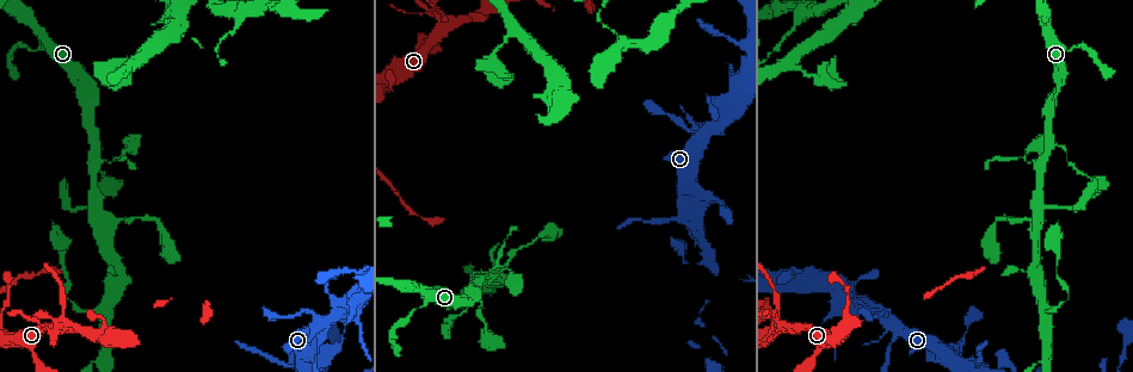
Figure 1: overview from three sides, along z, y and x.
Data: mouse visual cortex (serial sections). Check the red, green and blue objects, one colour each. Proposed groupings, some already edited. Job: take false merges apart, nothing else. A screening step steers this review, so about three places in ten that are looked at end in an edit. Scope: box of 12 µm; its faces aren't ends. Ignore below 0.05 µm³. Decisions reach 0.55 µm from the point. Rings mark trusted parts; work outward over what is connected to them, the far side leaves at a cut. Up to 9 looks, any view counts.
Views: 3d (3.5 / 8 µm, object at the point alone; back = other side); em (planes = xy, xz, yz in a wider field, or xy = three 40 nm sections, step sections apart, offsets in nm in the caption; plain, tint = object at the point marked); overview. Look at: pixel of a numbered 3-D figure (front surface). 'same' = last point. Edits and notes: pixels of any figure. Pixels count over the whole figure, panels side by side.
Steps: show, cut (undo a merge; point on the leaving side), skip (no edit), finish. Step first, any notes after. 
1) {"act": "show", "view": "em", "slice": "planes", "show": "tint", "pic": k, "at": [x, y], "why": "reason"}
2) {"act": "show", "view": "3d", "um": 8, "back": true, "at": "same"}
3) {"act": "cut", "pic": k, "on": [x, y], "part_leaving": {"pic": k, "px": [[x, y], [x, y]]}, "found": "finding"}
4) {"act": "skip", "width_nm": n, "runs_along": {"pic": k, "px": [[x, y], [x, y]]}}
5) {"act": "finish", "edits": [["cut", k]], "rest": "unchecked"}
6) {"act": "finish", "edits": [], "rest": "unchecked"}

{"act": "show", "view": "3d", "um": 8, "pic": 1, "at": [700, 135]}

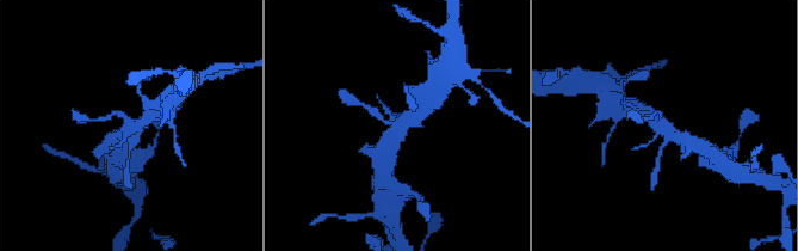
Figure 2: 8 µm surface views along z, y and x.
{"act": "show", "view": "3d", "um": 3.5, "pic": 2, "at": [132, 127]}

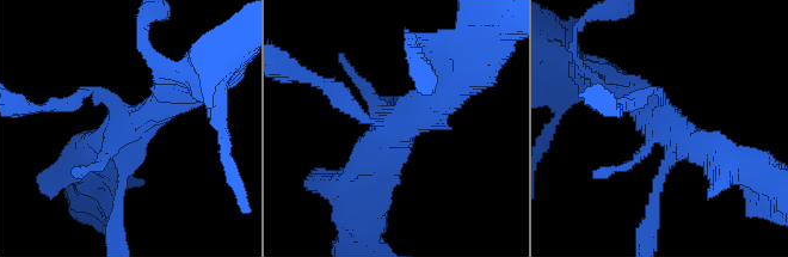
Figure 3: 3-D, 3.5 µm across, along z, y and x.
{"act": "show", "view": "em", "slice": "xy", "step": 5, "show": "tint", "pic": 3, "at": [130, 122], "why": "shape alone is not enough"}

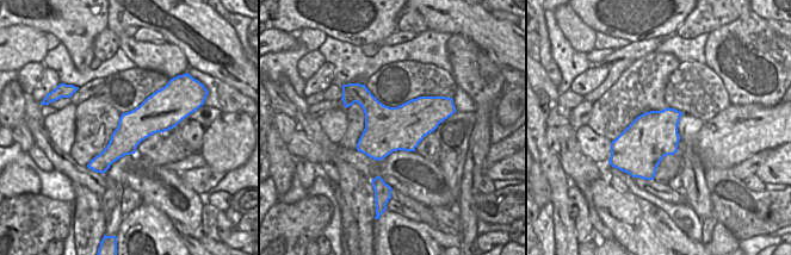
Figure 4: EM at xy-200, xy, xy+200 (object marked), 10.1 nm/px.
{"act": "skip", "runs_along": {"pic": 3, "px": [[351, 181], [399, 122], [457, 85]]}, "found": "continuous, no second cell"}

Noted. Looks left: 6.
{"act": "show", "view": "3d", "um": 3.5, "pic": 1, "at": [334, 347], "why": "thick turns thin"}

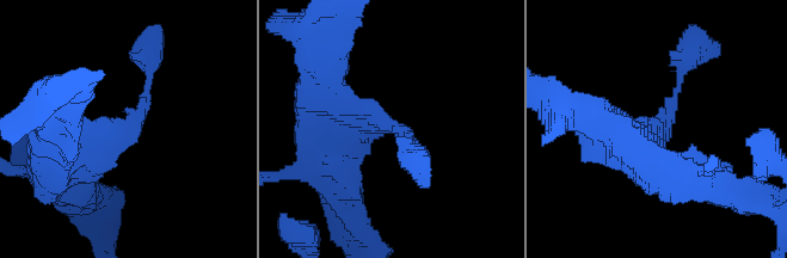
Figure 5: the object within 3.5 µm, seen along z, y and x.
{"act": "show", "view": "em", "slice": "xy", "step": 3, "show": "tint", "pic": 5, "at": [663, 129]}

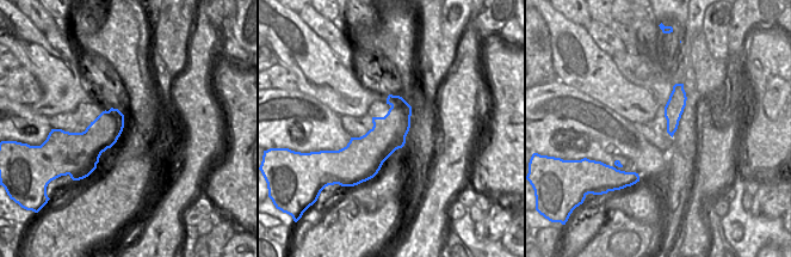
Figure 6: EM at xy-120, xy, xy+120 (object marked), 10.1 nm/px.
{"act": "show", "view": "em", "slice": "xy", "step": 2, "show": "tint", "at": "same"}

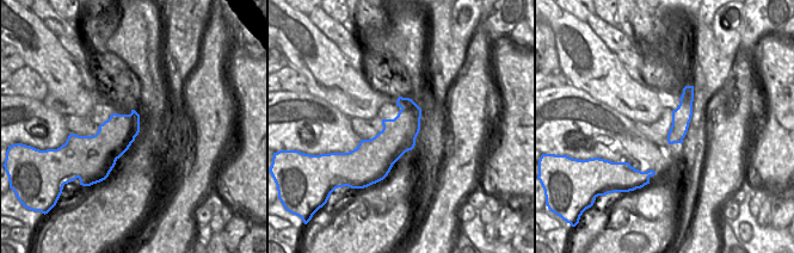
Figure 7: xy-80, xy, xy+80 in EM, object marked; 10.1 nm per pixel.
{"act": "skip", "runs_along": {"pic": 5, "px": [[320, 96], [398, 129], [416, 154]]}, "found": "one cell here"}

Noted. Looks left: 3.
{"act": "show", "view": "3d", "um": 8, "pic": 1, "at": [795, 273], "why": "calibre changes"}

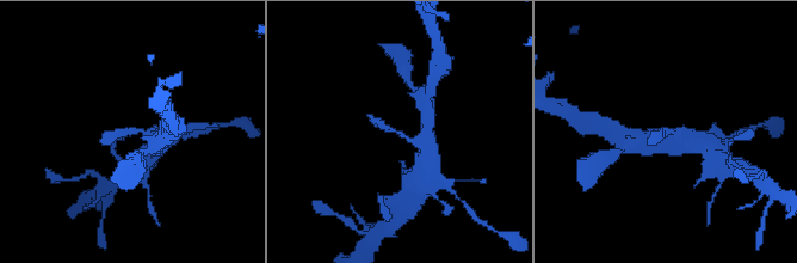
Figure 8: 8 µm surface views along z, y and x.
{"act": "show", "view": "3d", "um": 3.5, "pic": 8, "at": [668, 130], "why": "closer look"}

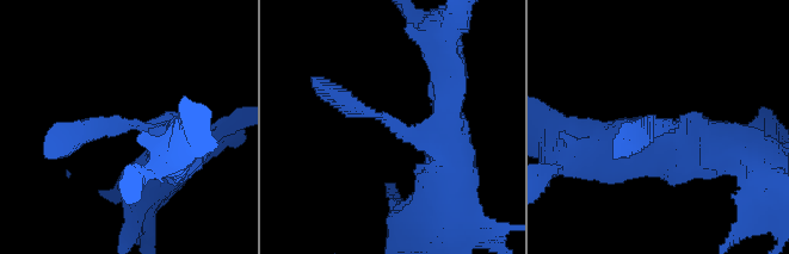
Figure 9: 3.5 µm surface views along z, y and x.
{"act": "show", "view": "em", "slice": "xy", "step": 2, "show": "tint", "pic": 9, "at": [656, 123], "why": "now the EM"}

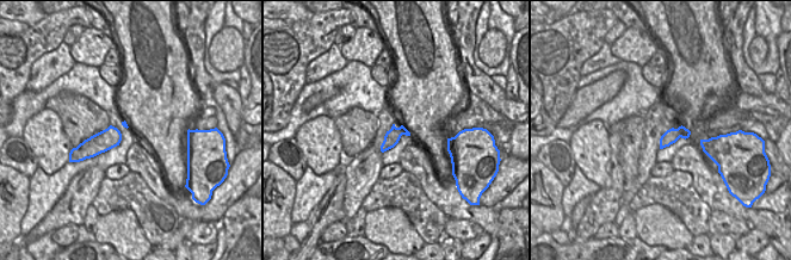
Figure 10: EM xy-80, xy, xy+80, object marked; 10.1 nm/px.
{"act": "skip", "runs_along": {"pic": 9, "px": [[449, 150], [405, 135], [320, 82]]}, "found": "one cell here"}

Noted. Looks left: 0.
{"act": "finish", "edits": [], "rest": "unchecked"}

